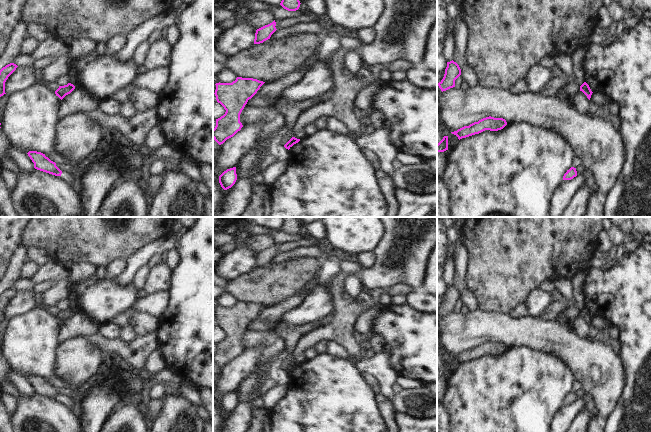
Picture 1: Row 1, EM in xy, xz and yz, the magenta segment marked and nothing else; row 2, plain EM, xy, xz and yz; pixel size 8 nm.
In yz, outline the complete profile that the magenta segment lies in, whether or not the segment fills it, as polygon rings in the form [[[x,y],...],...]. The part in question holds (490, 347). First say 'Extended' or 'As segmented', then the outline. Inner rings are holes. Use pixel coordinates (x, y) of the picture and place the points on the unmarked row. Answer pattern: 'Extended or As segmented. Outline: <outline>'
As segmented. Outline: [[[486,341],[478,346],[474,346],[469,350],[464,350],[457,355],[451,356],[456,359],[458,363],[466,362],[475,358],[479,358],[485,354],[498,355],[503,353],[507,349],[507,346],[503,342]]]

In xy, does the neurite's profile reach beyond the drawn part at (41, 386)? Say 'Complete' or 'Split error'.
Complete.

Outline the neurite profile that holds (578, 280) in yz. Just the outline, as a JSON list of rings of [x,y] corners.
[[[588,262],[584,263],[575,273],[571,282],[573,284],[573,299],[575,307],[581,310],[585,306],[585,294],[583,292],[583,285],[588,273]]]

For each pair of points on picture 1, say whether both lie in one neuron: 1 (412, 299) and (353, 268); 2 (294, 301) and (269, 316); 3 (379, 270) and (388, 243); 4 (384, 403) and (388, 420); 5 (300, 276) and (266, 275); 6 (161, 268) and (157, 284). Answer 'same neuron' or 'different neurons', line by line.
1: different neurons
2: same neuron
3: same neuron
4: same neuron
5: same neuron
6: same neuron

